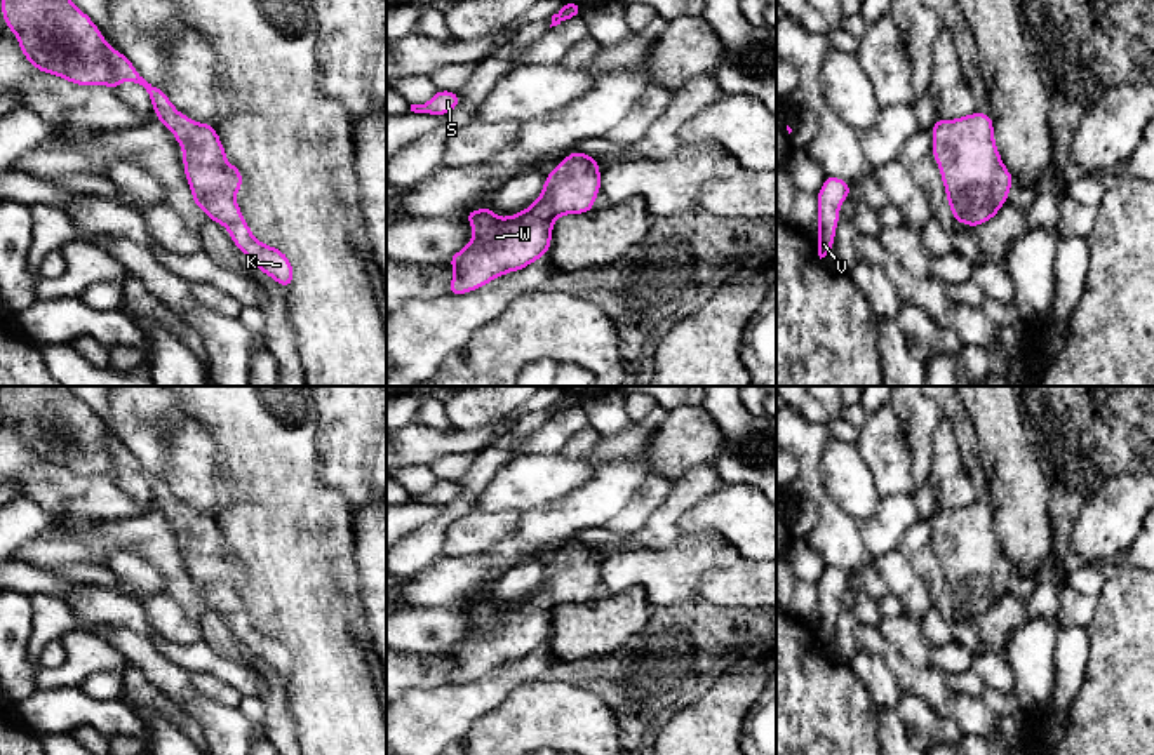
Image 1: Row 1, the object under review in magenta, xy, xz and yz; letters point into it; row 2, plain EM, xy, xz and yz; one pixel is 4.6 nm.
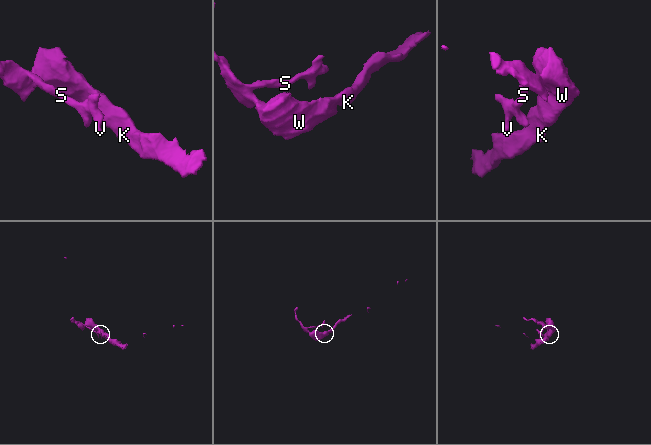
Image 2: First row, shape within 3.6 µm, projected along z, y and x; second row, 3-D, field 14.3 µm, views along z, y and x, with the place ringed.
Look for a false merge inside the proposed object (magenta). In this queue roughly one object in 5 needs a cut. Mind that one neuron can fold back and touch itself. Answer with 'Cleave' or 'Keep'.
Keep

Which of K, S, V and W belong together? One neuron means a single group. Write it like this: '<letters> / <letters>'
K S V W

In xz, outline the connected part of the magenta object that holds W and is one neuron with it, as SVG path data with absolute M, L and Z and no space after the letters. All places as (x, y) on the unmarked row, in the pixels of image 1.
M571 541L545 565L540 586L527 598L508 607L498 607L489 595L468 600L465 607L473 625L447 649L453 654L449 684L477 680L547 645L554 612L566 604L592 602L600 581L597 548Z

